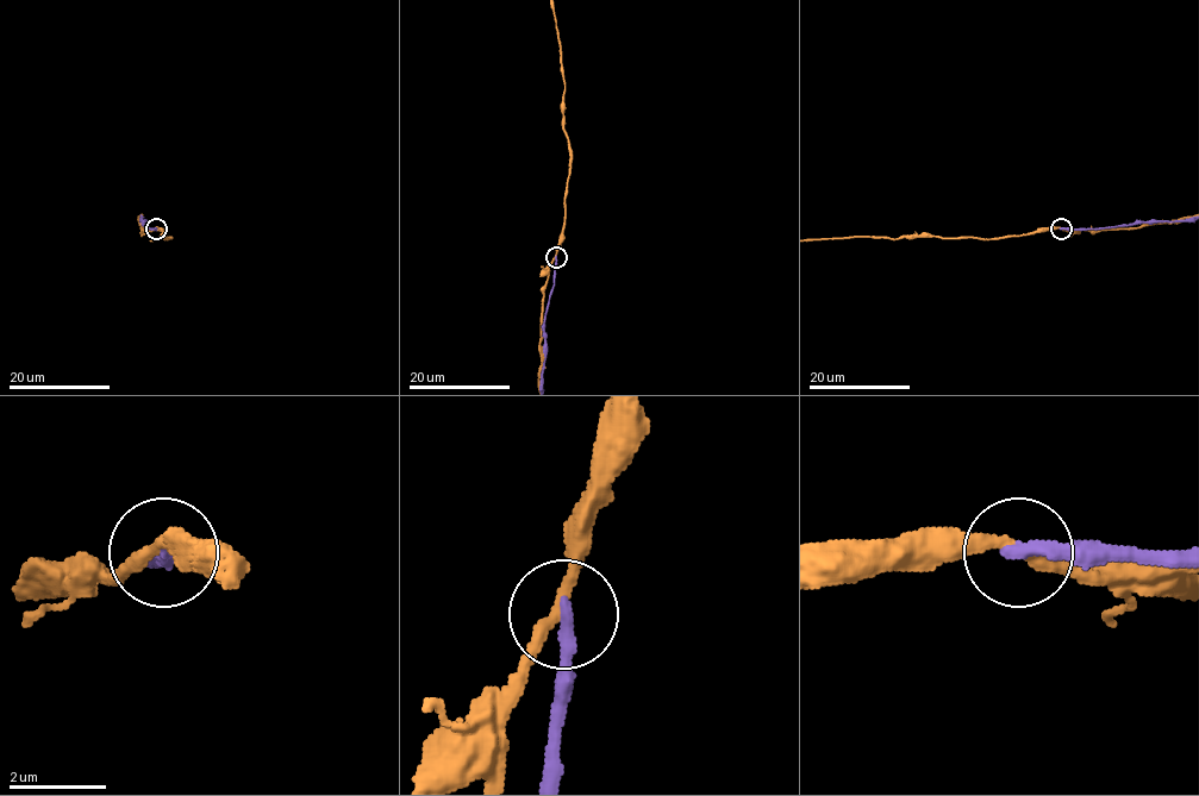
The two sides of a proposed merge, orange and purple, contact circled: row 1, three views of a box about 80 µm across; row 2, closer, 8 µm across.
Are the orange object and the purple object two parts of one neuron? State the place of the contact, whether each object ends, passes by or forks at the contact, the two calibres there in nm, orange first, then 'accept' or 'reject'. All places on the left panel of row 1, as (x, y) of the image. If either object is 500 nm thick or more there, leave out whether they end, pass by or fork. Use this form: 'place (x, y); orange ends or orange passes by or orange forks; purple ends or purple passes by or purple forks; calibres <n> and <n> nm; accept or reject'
place (156, 229); orange passes by; purple ends; calibres 260 and 320 nm; reject

